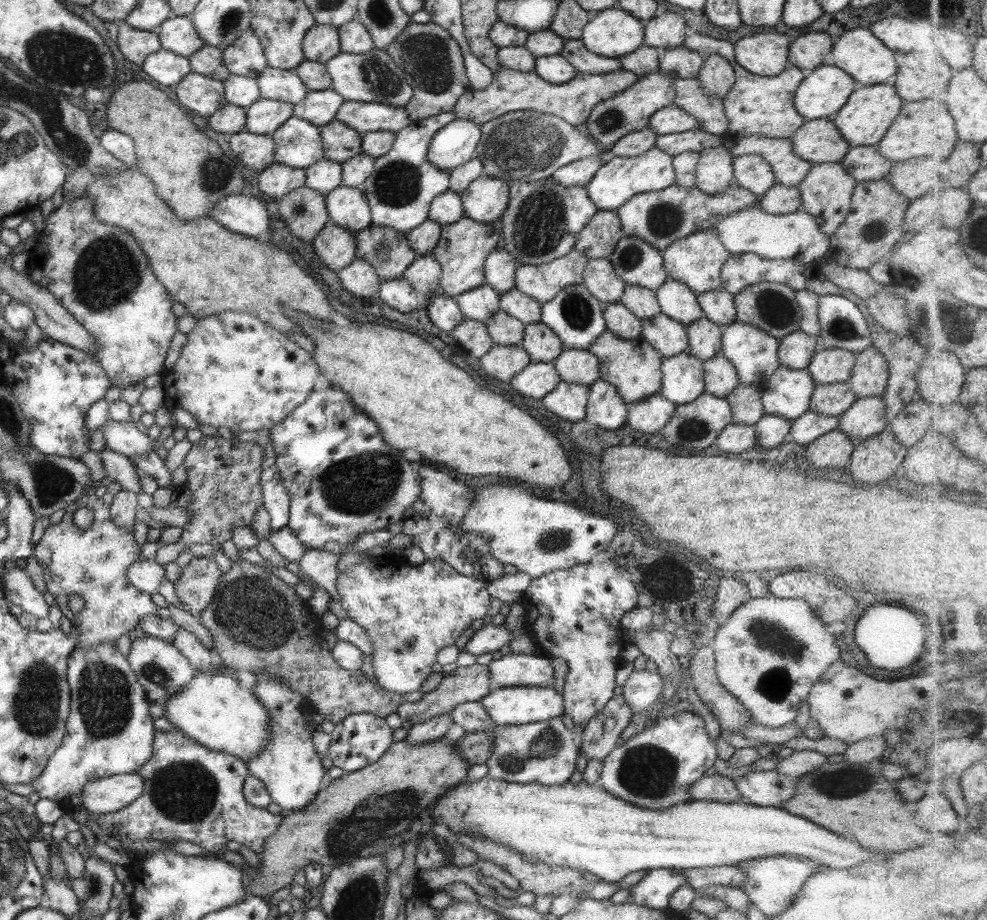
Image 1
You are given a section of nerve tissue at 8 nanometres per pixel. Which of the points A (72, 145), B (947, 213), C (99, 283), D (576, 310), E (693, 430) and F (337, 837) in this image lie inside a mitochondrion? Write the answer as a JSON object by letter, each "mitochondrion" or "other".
{"A":"mitochondrion","B":"other","C":"mitochondrion","D":"mitochondrion","E":"mitochondrion","F":"mitochondrion"}

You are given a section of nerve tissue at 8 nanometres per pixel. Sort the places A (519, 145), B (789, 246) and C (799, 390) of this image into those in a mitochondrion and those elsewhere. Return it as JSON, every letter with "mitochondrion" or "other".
{"A":"mitochondrion","B":"other","C":"other"}

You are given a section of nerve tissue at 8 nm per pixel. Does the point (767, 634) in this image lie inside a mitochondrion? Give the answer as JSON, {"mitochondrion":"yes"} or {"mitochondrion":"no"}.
{"mitochondrion":"yes"}

